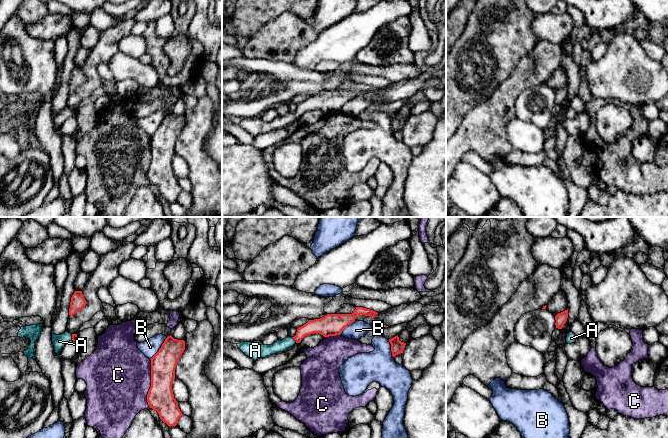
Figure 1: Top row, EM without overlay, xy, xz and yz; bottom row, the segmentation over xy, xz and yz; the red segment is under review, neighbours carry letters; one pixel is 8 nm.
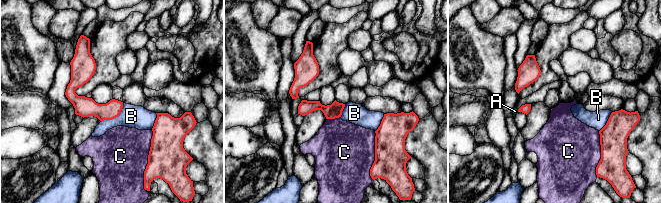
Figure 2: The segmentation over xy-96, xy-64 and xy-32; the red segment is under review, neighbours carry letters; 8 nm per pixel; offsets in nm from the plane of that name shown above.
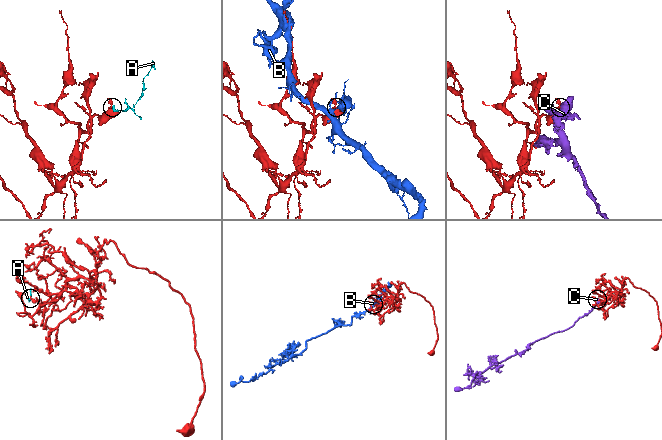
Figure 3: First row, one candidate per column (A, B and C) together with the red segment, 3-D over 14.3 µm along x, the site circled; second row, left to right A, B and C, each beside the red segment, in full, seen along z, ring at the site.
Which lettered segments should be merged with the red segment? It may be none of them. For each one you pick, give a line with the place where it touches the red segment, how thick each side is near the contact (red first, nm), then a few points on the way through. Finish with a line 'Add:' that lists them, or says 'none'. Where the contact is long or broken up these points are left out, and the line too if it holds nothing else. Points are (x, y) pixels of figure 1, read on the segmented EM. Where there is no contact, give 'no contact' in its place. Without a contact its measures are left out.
A: contact xz (294, 339); calibres 130 and 100 nm; way xz (322, 326), (311, 326), (294, 339), (280, 345)
Add: A

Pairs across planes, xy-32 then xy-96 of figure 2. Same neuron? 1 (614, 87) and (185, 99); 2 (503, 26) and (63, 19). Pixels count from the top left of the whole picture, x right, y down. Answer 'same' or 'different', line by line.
1: same
2: same

